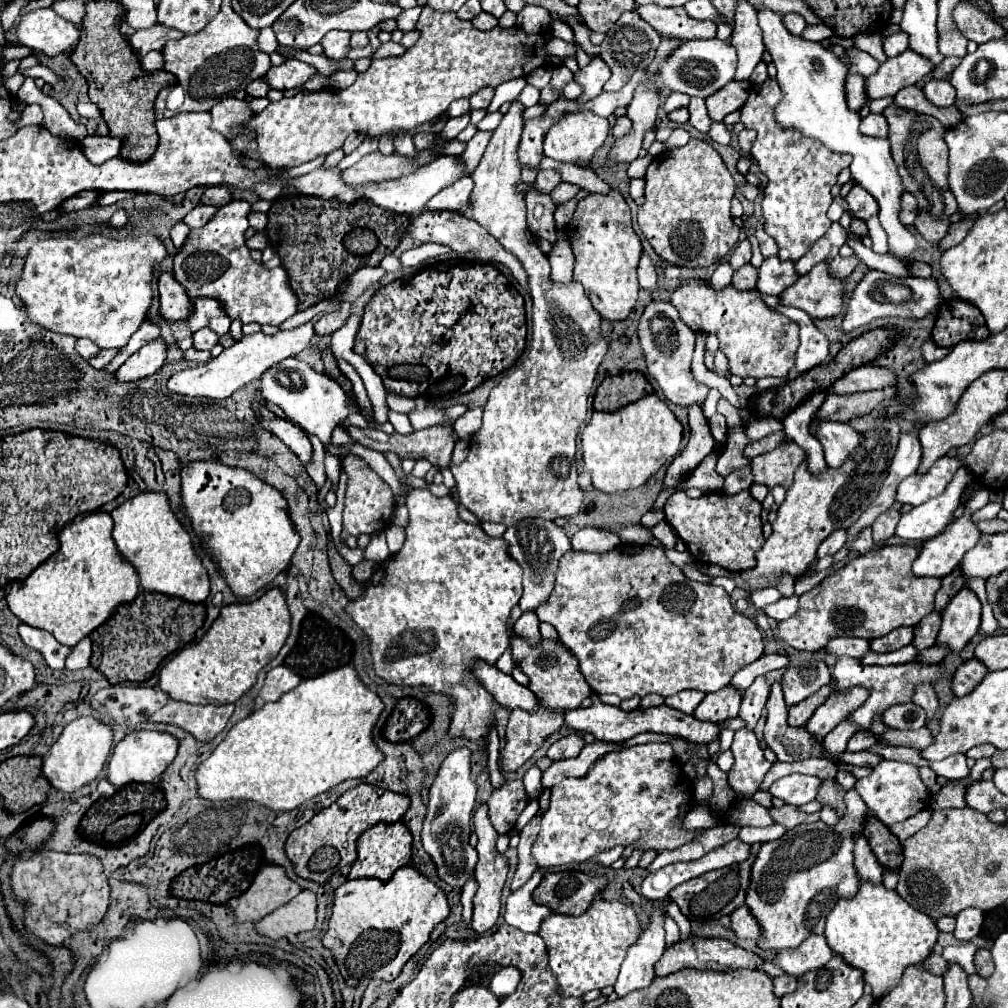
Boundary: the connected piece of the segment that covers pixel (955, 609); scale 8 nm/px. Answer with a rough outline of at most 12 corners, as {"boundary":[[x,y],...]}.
{"boundary":[[963,588],[943,610],[937,642],[959,652],[977,634],[981,602]]}

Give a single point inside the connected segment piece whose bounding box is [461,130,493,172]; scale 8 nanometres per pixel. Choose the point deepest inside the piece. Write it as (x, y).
(476, 146)

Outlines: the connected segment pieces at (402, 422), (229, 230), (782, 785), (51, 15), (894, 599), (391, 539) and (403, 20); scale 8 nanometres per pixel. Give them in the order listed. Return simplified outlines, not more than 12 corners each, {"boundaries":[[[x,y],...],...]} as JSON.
{"boundaries":[[[389,412],[389,422],[399,434],[413,432],[405,414]],[[233,200],[175,256],[191,300],[243,324],[297,312],[287,272],[245,246],[251,204]],[[789,774],[769,792],[785,804],[803,806],[817,798],[821,778]],[[51,8],[23,14],[19,44],[57,56],[79,40]],[[913,546],[851,560],[799,598],[781,640],[815,652],[935,610]],[[391,524],[385,530],[391,554],[405,544],[405,528]],[[422,6],[406,9],[396,18],[397,28],[415,28]]]}

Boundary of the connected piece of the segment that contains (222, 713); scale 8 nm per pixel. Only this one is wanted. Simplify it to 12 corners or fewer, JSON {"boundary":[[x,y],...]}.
{"boundary":[[169,700],[149,722],[171,722],[197,740],[223,732],[235,704]]}

